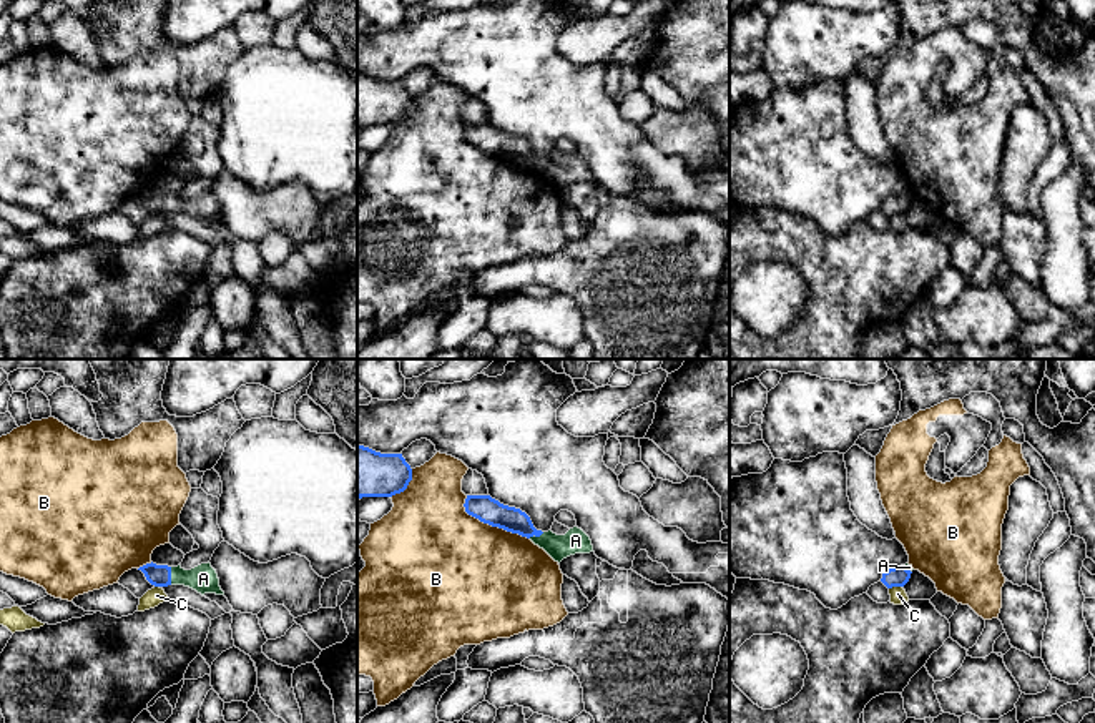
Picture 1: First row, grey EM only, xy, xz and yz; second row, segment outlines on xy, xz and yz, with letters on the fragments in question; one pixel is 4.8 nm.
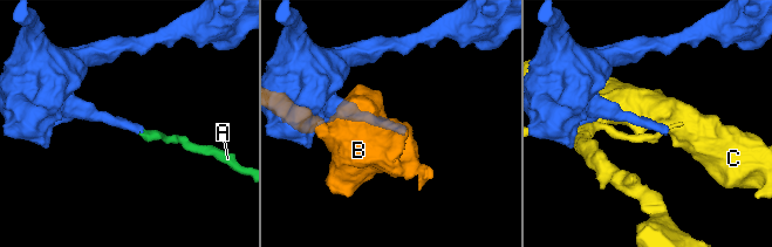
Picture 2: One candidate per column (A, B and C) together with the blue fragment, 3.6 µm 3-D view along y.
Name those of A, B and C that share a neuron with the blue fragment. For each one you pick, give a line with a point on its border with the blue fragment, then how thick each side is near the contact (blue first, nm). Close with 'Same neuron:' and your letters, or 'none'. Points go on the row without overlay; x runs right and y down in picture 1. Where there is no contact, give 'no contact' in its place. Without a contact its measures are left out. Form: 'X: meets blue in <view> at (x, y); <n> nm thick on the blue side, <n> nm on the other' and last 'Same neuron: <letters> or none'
A: meets blue in xy at (170, 203); 110 nm thick on the blue side, 140 nm on the other
Same neuron: A

